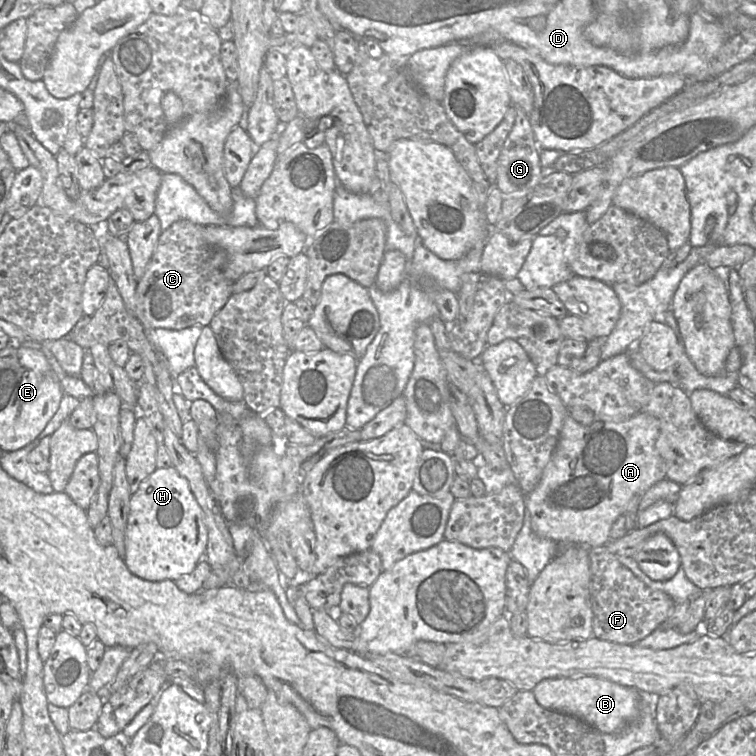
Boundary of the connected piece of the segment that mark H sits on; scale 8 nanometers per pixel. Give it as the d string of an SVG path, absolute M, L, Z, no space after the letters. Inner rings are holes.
M173 466L155 469L131 495L123 561L135 576L147 581L177 580L205 558L207 541L203 512L188 481Z

